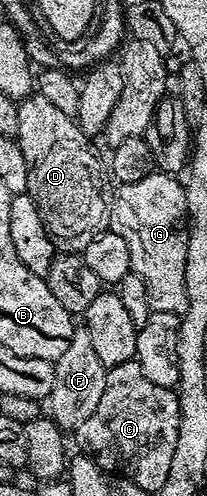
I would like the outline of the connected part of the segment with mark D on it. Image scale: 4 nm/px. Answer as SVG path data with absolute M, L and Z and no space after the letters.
M32 92L19 102L17 120L21 123L19 129L19 143L21 152L29 164L29 184L26 194L31 197L33 204L37 204L37 212L41 212L41 220L51 234L56 251L64 254L78 254L95 239L95 235L104 229L109 218L109 190L103 187L105 166L99 163L95 150L91 147L92 139L83 133L75 118L65 116L45 100L38 92Z

